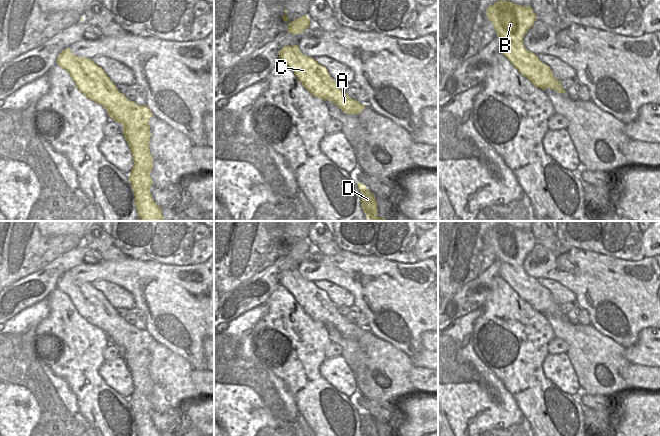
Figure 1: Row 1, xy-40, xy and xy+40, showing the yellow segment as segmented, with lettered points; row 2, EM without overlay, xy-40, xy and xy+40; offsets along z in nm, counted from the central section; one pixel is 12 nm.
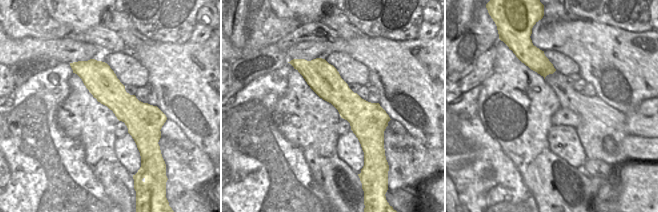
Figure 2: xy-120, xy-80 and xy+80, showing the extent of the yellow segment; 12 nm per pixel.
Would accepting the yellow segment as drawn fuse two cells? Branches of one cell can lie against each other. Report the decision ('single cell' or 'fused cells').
single cell

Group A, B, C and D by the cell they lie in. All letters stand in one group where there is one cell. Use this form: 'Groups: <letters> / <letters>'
Groups: A B C D.

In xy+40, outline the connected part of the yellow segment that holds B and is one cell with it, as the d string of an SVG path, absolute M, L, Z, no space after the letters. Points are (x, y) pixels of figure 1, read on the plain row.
M500 224L487 232L487 241L501 265L499 275L519 297L542 314L550 312L567 318L550 291L542 287L537 279L528 275L523 268L525 258L537 243L532 231Z

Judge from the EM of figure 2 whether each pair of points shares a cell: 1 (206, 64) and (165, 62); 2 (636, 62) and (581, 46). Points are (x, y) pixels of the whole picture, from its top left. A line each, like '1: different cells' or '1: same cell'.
1: same cell
2: same cell

